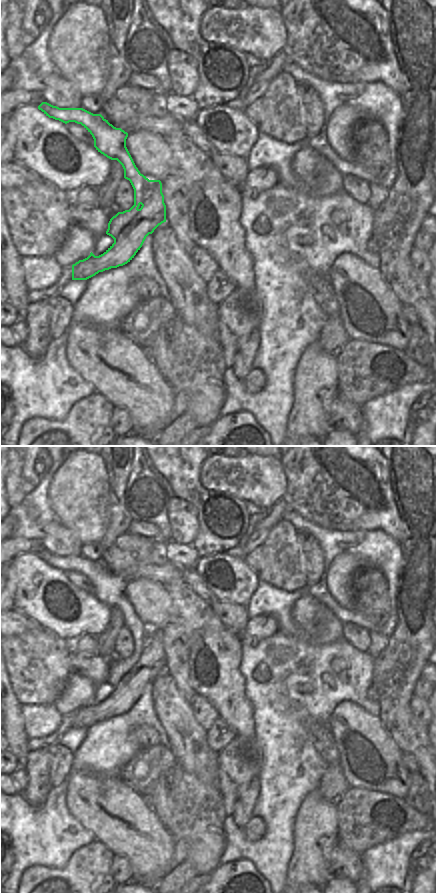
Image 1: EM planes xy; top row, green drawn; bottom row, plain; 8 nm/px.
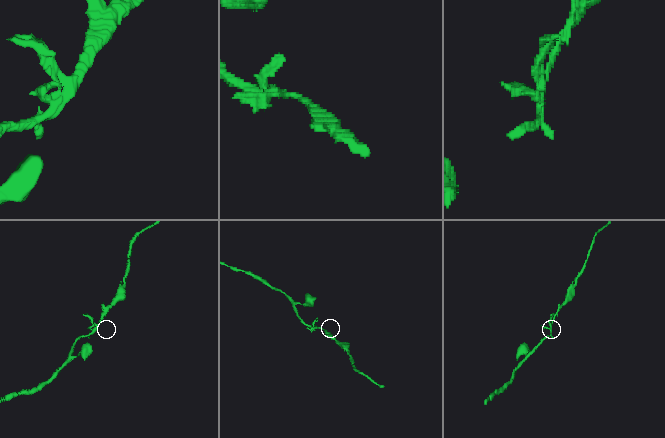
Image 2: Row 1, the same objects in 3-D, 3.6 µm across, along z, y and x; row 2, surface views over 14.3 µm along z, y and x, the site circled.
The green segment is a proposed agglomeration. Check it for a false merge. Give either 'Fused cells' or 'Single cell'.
Single cell.

